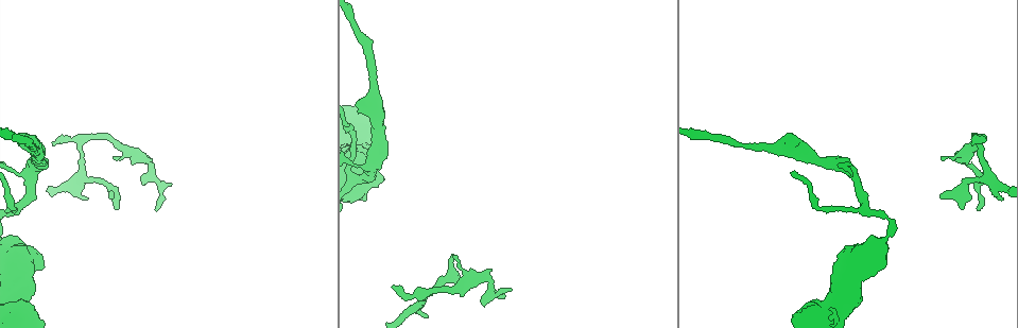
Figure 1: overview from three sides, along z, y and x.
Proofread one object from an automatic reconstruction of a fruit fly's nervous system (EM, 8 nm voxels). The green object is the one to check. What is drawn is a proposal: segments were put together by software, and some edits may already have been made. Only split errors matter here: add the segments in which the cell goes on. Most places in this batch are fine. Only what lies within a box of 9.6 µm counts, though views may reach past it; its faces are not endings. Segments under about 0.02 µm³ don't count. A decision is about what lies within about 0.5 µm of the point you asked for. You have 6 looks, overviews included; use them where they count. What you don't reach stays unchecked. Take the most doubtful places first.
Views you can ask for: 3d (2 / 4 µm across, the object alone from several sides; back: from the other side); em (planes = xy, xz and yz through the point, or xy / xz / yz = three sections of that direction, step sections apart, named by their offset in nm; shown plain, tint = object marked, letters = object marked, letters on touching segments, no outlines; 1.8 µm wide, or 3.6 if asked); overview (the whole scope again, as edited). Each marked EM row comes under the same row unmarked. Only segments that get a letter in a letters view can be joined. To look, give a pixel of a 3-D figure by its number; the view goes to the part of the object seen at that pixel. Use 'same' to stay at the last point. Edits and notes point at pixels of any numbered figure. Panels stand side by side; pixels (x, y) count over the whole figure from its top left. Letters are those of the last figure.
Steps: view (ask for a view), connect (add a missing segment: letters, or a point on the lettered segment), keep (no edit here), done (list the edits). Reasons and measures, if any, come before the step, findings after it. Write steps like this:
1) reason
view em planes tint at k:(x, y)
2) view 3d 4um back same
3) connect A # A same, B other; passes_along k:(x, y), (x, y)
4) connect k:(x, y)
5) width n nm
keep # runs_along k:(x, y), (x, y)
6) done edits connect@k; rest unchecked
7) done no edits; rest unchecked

tapers out
view em 3.6um planes letters at 1:(978, 210)

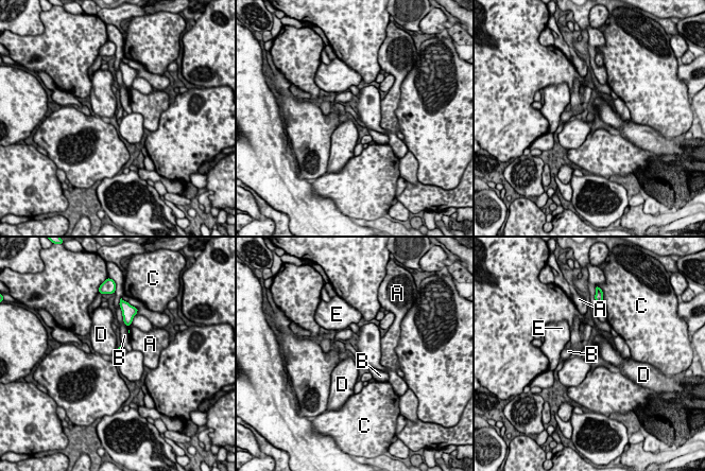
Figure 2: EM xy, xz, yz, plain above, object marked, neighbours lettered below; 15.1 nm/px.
keep # A other, B other, C other, D other, E other; border 2:(117, 350), (115, 353); none of them fits

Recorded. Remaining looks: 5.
abrupt turn
view em 3.6um planes tint at 1:(24, 298)

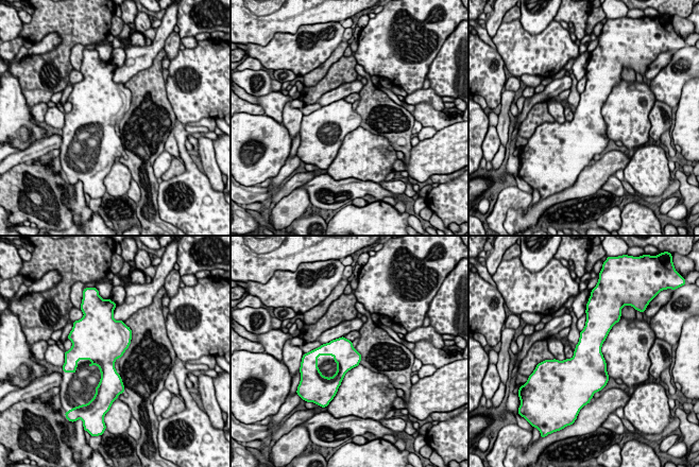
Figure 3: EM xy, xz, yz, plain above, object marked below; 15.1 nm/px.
what lies round it
view em 3.6um planes letters same

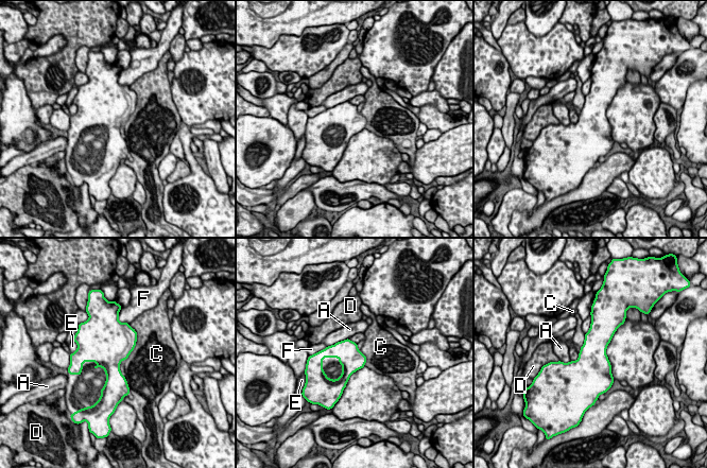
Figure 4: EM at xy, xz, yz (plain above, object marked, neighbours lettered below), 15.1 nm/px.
longest_contact C 550 nm
keep # A other, C other, D other, E other, F other; border 4:(130, 324), (136, 345), (124, 360); no lettered segment goes on from it

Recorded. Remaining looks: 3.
free end
view 3d 2um at 1:(53, 145)

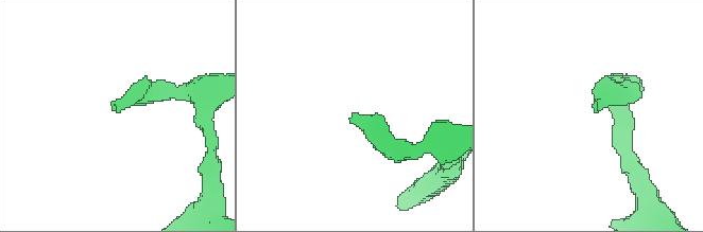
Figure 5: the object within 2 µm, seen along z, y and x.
need the tissue
view em planes tint at 5:(117, 107)

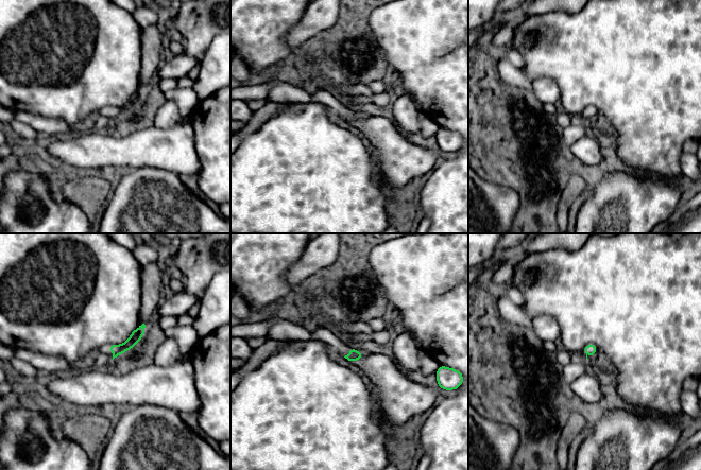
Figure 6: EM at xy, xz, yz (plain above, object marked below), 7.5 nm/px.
view em planes letters same

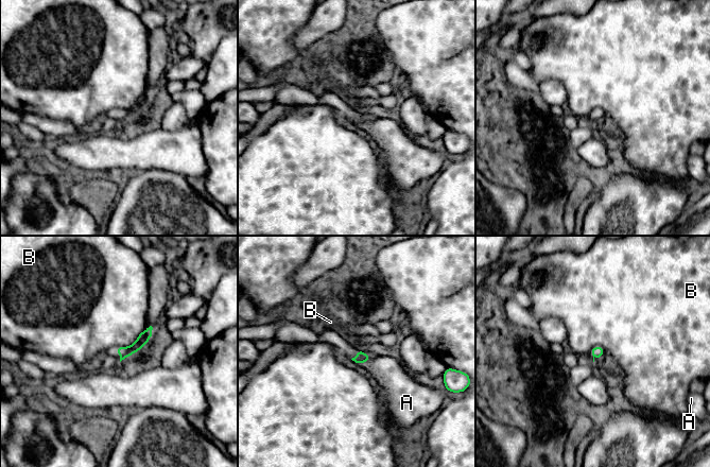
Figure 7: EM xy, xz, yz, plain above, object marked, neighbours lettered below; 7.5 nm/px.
longest_contact B 300 nm
keep # A other, B other; runs_along 7:(149, 330), (132, 349), (122, 356); none of them fits

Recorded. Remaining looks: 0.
done no edits; rest unchecked

